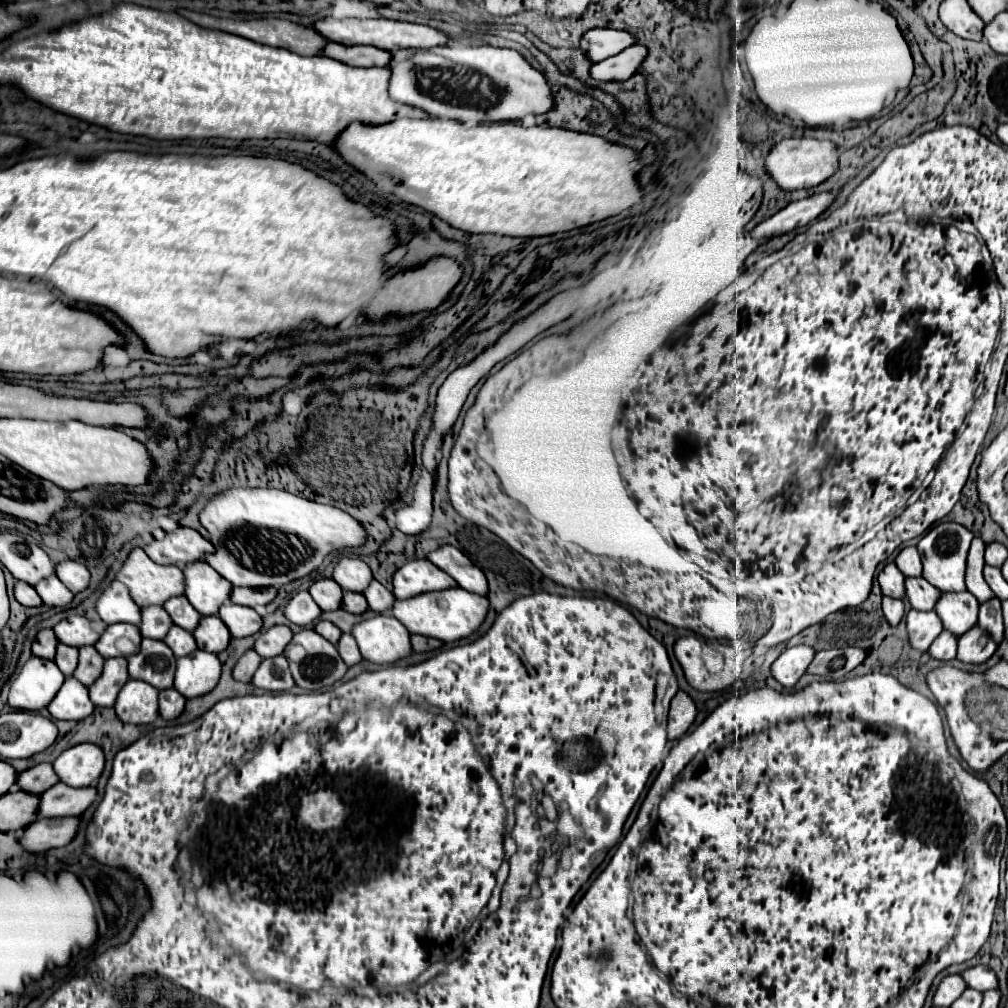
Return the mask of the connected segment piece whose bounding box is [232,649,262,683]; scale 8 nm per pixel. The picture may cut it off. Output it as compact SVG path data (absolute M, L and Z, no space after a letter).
M248 649L248 651L246 651L246 653L244 653L240 659L238 659L238 663L236 663L234 671L232 671L234 679L248 683L248 681L252 679L254 671L258 669L258 663L260 663L260 661L262 661L262 657L260 657L256 651Z

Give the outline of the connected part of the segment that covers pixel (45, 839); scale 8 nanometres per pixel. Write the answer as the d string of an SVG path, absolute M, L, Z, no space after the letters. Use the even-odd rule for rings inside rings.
M62 817L62 819L36 819L30 823L18 843L30 853L44 853L54 847L64 847L72 841L78 829L76 817Z

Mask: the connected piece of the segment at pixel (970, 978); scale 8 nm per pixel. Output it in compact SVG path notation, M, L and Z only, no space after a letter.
M974 965L966 971L960 973L964 983L976 991L988 991L988 989L996 989L998 981L996 981L996 973L986 967L986 965Z

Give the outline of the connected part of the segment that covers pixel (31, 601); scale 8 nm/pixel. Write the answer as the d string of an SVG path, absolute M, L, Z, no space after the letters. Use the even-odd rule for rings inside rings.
M18 581L16 587L14 587L14 595L16 595L16 601L20 605L26 605L26 607L36 607L42 603L42 599L38 597L36 589L24 581Z

